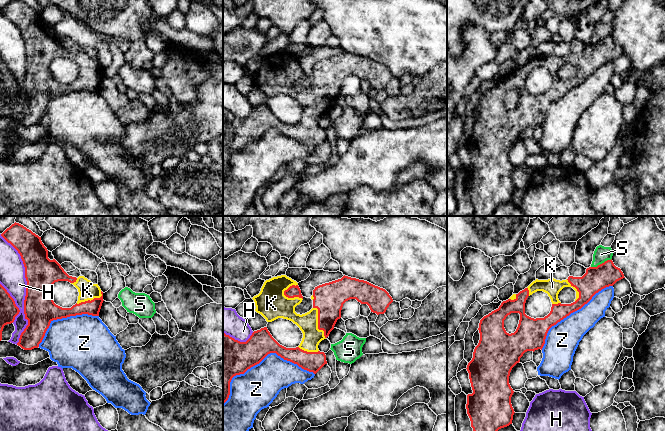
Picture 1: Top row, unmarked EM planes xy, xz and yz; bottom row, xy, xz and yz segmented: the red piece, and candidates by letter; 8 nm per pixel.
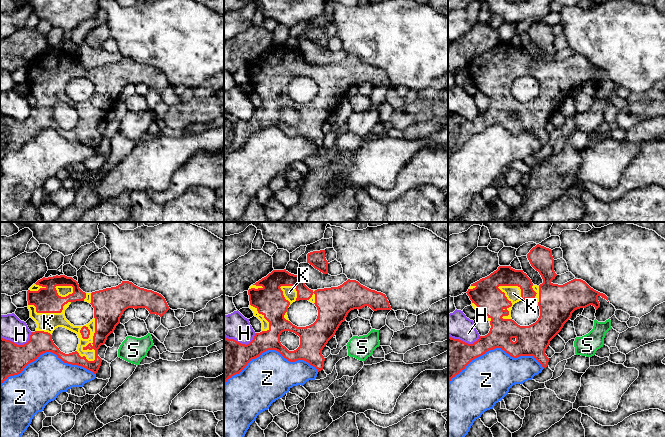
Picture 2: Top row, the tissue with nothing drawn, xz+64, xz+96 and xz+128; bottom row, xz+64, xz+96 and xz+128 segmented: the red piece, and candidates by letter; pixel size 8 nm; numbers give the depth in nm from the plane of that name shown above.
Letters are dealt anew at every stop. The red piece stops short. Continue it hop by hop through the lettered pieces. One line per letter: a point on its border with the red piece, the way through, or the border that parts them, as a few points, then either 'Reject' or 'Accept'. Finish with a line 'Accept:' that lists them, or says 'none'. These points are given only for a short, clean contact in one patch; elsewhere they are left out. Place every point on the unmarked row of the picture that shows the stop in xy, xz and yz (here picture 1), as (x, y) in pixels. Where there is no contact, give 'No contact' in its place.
H: Touches red at xy (26, 65). Reject
K: Touches red at xz (318, 99). Accept
S: Touches red at yz (602, 39). Reject
Z: Touches red at xz (260, 137). Reject
Accept: K

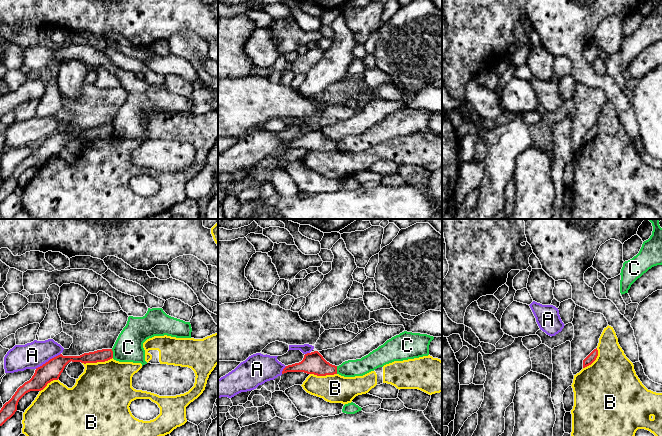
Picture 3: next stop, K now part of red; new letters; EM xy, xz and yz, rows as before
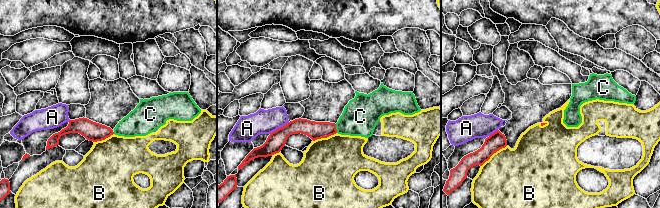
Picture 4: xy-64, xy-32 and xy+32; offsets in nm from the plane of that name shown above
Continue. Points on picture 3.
A: Touches red at xy (48, 137). Boundary: xy (60, 129), (35, 144). Reject
B: Touches red at xy (97, 137). Reject
C: Touches red at xy (112, 129). Boundary: xy (111, 125), (113, 133). Reject
Accept: none

